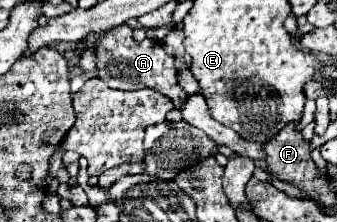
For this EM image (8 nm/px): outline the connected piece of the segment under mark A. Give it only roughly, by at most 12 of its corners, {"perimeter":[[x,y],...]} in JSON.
{"perimeter":[[128,24],[88,34],[98,78],[116,90],[154,88],[174,104],[174,58],[160,42],[132,38]]}

